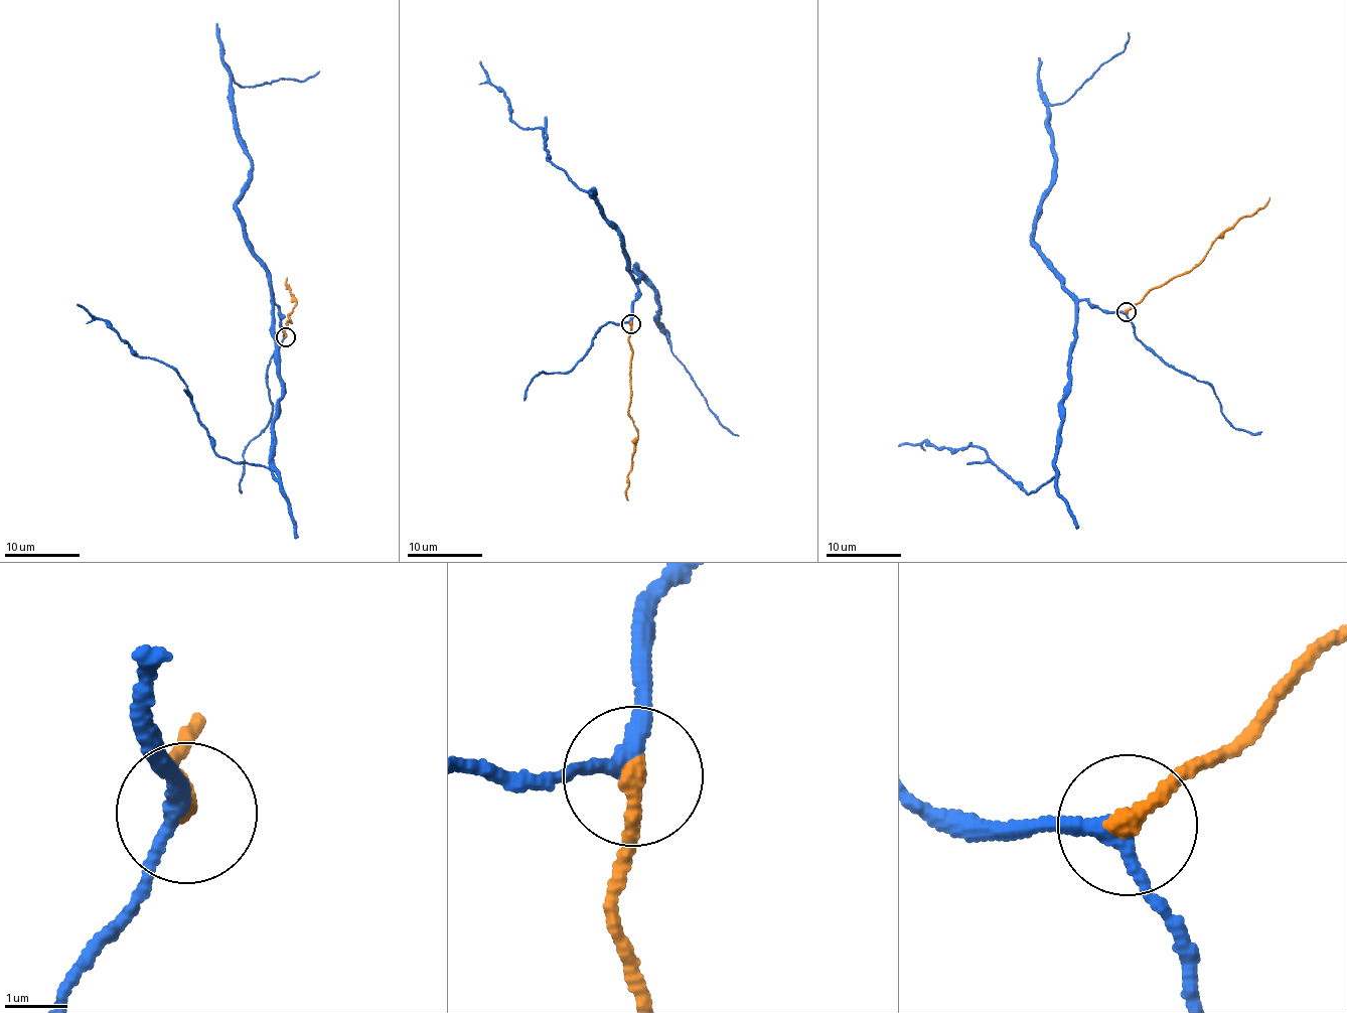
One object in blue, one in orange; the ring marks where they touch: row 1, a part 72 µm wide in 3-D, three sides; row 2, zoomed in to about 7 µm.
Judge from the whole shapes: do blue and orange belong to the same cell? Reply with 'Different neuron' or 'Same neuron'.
Same neuron

